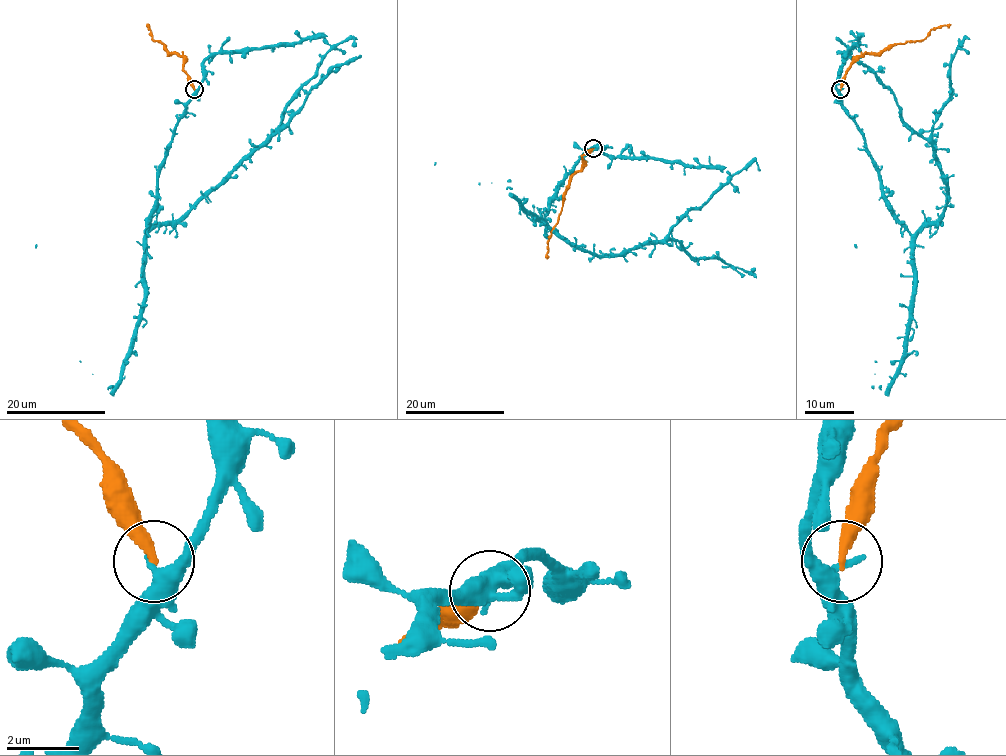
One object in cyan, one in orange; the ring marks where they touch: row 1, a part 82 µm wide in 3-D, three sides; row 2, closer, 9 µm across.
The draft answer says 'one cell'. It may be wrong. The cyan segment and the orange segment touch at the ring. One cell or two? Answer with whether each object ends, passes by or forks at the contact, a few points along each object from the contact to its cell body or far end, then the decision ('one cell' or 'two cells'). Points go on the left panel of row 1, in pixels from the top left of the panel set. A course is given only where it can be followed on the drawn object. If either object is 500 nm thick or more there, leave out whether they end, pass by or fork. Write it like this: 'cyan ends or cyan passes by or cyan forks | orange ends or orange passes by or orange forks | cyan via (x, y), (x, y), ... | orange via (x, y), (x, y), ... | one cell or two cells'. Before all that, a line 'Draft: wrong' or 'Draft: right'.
Draft: wrong
cyan passes by | orange ends | cyan via (194, 89), (157, 173), (156, 209), (147, 234), (182, 218), (261, 147), (334, 67), (359, 58), (359, 54) | orange via (194, 89), (183, 68), (183, 58), (153, 41), (148, 24) | two cells

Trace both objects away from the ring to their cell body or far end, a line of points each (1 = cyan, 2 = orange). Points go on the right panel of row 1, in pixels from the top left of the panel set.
1: (841, 89), (888, 209), (915, 234), (933, 225), (946, 177), (894, 95), (853, 59), (862, 54)
2: (841, 89), (848, 68), (867, 53), (921, 41), (934, 28), (950, 24)

